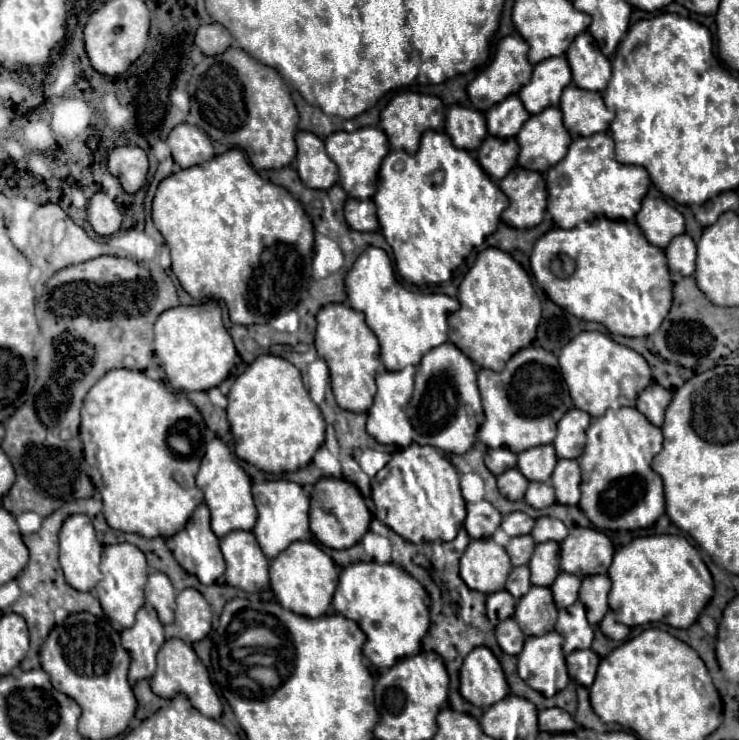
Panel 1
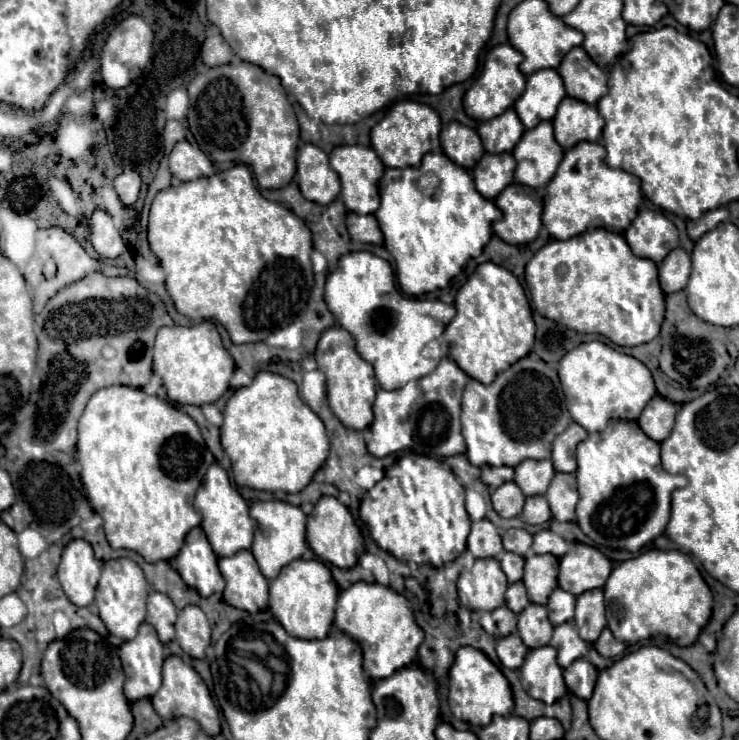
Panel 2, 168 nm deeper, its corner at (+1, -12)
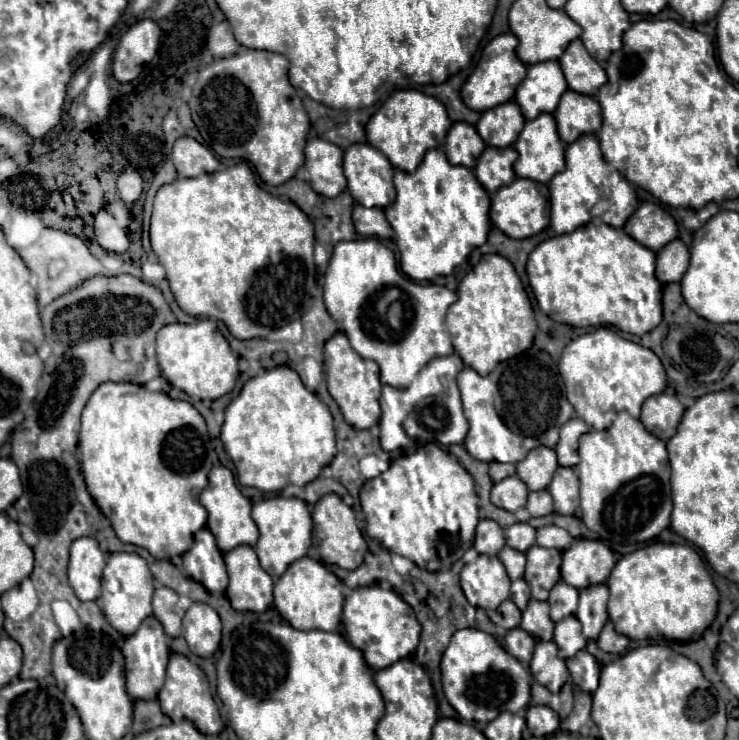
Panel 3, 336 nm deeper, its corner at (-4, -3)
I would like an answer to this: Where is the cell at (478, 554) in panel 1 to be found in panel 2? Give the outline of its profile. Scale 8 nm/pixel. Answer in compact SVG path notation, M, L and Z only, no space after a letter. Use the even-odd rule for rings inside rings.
M477 558L469 572L461 572L457 580L459 600L469 610L495 610L505 604L509 582L501 572L497 558Z

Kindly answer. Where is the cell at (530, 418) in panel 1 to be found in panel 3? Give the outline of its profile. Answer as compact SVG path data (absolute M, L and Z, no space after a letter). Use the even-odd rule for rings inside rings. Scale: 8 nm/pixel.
M538 347L500 363L490 375L480 377L474 369L464 367L456 383L462 393L464 415L470 423L464 447L478 461L518 463L534 447L556 447L558 431L574 409L562 391L558 365Z

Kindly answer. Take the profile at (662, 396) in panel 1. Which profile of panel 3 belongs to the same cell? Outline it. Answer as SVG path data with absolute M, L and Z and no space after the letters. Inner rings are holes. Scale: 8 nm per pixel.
M664 391L646 399L642 405L640 421L642 425L662 441L668 441L674 435L680 419L684 415L684 407L672 391Z

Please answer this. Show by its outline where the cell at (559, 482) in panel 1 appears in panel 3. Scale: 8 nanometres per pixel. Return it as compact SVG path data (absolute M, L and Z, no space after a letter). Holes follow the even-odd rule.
M558 467L548 487L554 499L554 511L560 515L574 515L578 511L578 477L570 467Z

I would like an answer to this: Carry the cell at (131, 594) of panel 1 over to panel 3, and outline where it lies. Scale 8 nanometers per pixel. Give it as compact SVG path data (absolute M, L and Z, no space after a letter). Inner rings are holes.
M112 553L108 557L104 575L102 575L102 597L100 605L106 621L122 635L132 635L140 623L152 615L152 593L154 593L154 577L146 561L136 553Z

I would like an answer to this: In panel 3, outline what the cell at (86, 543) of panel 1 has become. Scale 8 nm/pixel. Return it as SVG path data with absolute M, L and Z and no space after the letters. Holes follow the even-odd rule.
M80 537L70 547L68 581L80 601L96 601L100 597L100 579L106 555L94 537Z

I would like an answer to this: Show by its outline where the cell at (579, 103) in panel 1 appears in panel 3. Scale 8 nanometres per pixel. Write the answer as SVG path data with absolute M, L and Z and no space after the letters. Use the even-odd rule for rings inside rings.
M566 91L554 111L558 135L564 143L574 143L578 135L598 133L602 127L602 111L598 101L576 91Z

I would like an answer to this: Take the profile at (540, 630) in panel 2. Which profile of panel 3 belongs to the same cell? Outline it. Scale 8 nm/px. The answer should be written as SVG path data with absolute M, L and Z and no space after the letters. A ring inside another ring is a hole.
M530 599L528 609L522 613L520 627L530 635L534 635L534 639L538 641L552 641L554 621L550 619L550 605L546 601Z

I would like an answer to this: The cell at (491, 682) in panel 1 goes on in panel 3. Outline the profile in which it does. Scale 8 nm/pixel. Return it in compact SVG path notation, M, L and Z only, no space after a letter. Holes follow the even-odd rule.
M458 629L440 661L442 689L448 703L466 721L490 723L500 713L522 713L530 703L532 673L514 659L498 641L480 629Z

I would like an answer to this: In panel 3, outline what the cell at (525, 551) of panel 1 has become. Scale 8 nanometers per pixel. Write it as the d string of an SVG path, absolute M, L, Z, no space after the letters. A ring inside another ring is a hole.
M504 547L500 553L498 553L498 559L502 559L510 579L520 579L524 575L524 565L526 565L526 557L524 553L520 551L514 551L512 547Z

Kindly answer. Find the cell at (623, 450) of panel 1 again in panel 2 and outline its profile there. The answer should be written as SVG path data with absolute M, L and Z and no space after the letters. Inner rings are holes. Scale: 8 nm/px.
M615 420L603 432L591 434L587 440L583 440L577 446L577 464L579 468L575 474L581 496L577 504L577 524L597 546L637 552L663 534L671 512L671 492L687 486L685 476L673 476L663 470L659 460L659 444L649 440L635 420Z

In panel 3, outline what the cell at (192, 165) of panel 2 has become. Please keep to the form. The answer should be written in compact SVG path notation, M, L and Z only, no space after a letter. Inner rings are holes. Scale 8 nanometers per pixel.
M180 137L174 143L172 157L178 175L184 177L198 177L202 173L214 173L220 169L220 161L192 137Z

